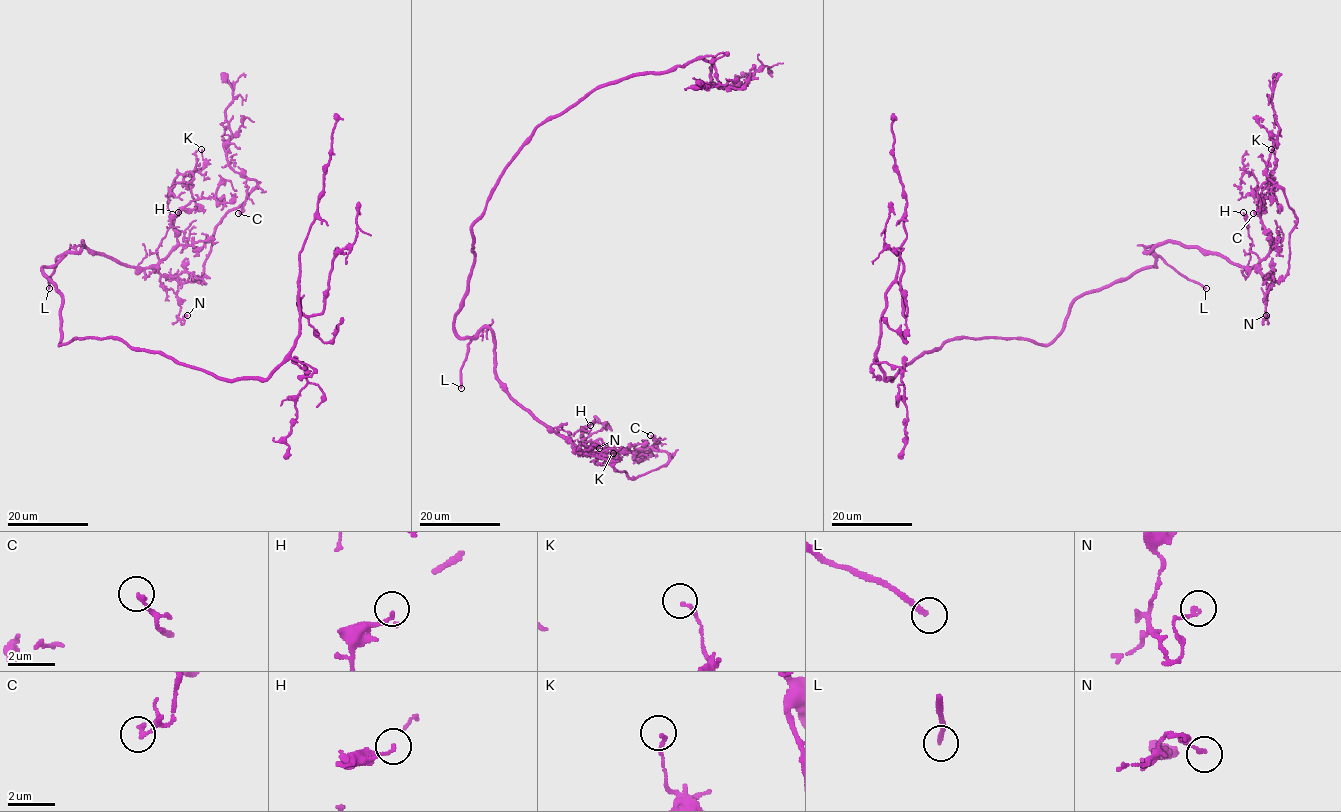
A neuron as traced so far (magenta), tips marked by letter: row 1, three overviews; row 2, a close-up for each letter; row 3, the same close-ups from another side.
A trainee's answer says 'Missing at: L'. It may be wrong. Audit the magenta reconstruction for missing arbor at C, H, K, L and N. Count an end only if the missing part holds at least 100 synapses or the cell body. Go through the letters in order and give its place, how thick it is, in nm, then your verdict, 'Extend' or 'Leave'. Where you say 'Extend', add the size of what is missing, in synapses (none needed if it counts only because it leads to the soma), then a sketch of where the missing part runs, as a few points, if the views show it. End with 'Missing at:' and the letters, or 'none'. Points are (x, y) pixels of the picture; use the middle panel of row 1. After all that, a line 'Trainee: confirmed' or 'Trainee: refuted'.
C: Place: (650, 435). Thickness 180 nm. Leave
H: Place: (590, 425). Thickness 120 nm. Leave
K: Place: (613, 453). Thickness 130 nm. Leave
L: Place: (461, 388). Thickness 200 nm. Extend. Course of what is missing: (461, 388), (460, 419), (448, 424), (443, 422)
N: Place: (599, 448). Thickness 160 nm. Leave
Missing at: L
Trainee: confirmed

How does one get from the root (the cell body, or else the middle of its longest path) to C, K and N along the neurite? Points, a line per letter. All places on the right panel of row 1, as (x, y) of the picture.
C: (1069, 314), (1078, 297), (1155, 266), (1146, 252), (1167, 242), (1281, 280), (1296, 215), (1269, 179), (1253, 213)
K: (1069, 314), (1078, 297), (1155, 266), (1146, 252), (1167, 242), (1253, 267), (1271, 246), (1261, 217), (1271, 149)
N: (1069, 314), (1078, 297), (1155, 266), (1146, 252), (1179, 242), (1268, 276), (1263, 320), (1266, 315)

